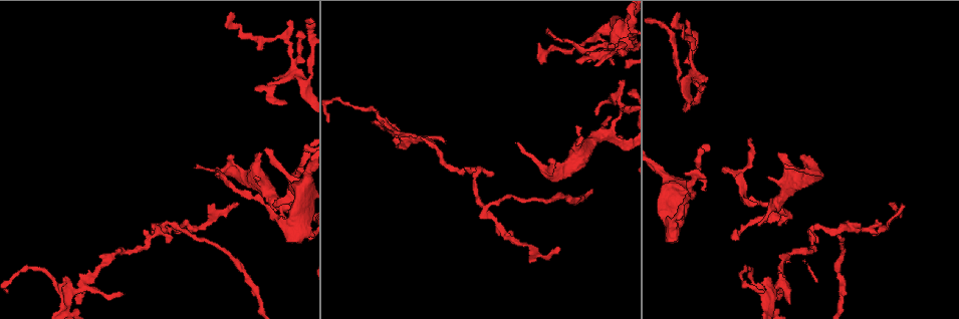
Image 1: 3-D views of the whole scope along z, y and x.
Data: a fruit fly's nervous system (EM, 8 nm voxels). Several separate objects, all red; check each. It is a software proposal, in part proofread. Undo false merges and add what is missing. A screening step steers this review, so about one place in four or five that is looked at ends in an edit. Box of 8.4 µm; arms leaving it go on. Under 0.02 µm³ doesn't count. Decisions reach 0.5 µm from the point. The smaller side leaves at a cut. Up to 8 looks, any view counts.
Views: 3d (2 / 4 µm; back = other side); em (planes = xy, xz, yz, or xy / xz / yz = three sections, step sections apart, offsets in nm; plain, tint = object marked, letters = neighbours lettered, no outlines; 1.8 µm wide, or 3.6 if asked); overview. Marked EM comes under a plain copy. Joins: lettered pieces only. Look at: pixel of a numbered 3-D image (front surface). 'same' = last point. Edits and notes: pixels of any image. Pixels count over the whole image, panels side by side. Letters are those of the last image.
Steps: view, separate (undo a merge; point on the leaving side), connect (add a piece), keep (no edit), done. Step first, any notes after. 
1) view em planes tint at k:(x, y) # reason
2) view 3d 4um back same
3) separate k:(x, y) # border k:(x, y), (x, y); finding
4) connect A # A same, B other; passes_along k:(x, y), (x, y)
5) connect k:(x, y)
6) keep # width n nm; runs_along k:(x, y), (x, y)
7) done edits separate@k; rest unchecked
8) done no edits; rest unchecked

view em planes tint at 1:(775, 205) # small branch off a trunk

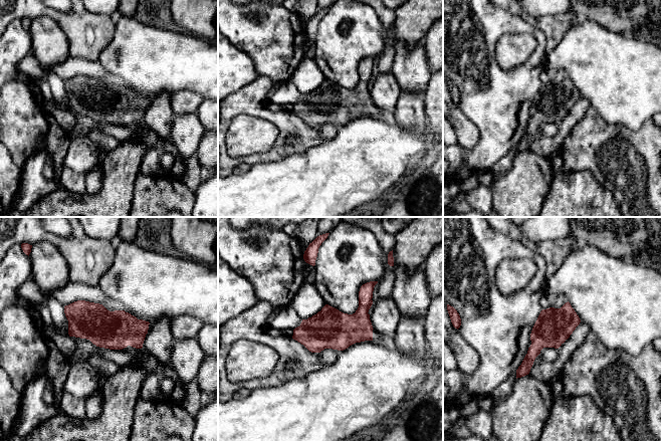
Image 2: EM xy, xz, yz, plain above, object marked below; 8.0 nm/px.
view em planes letters same # see the neighbours

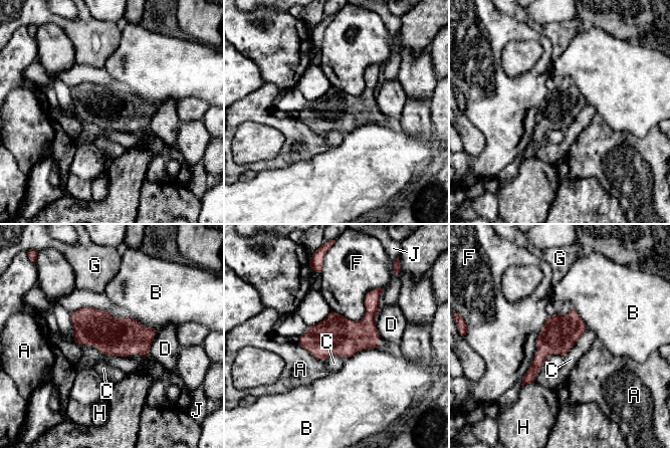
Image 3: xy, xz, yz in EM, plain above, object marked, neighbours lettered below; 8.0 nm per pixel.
keep # width 300 nm; A other, B other, C other, D other, F other, G other, H other, J other; border 3:(587, 328), (564, 356); one neuron here

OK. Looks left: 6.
view 3d 2um back at 1:(301, 171)

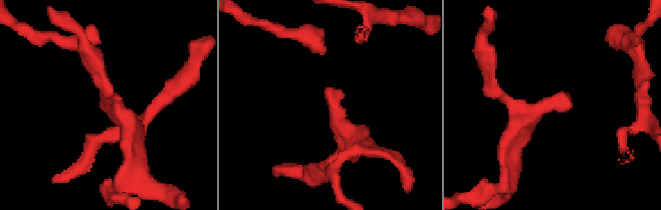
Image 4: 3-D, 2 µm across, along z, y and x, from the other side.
view em 3.6um xy step 8 letters at 4:(103, 104) # now the EM

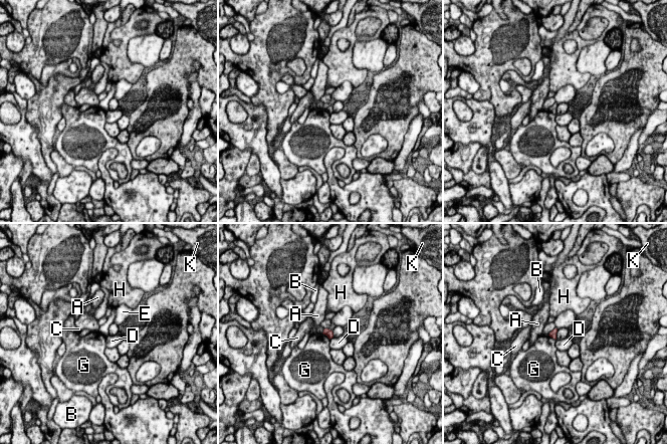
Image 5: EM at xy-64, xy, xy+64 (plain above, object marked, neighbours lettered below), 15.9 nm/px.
view em 3.6um planes letters same # cut it another way

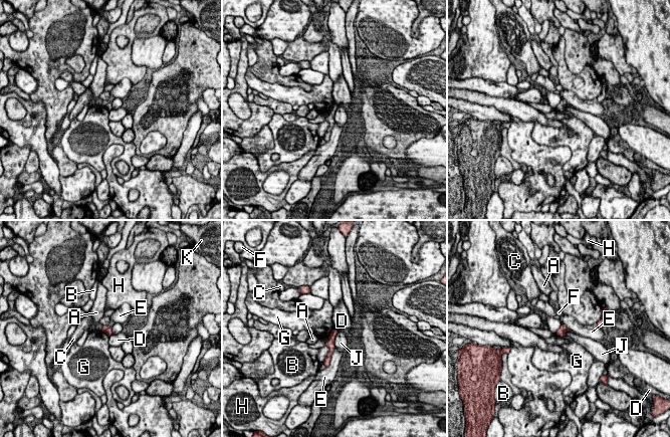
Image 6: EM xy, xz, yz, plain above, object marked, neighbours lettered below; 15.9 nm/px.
keep # A other, B other, C other, D other, E other, F other, G other, H other, J other, K other; runs_along 6:(334, 332), (326, 360); no lettered piece goes on from it

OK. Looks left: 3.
view em planes letters at 1:(687, 175) # thin end

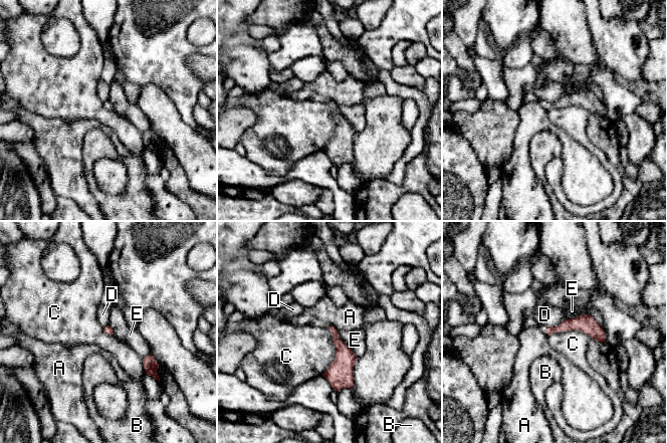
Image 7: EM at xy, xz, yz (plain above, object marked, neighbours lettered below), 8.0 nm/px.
keep # longest_contact C 380 nm; A other, B other, C other, D other, E other; border 7:(327, 327), (335, 360), (321, 374); none of them fits

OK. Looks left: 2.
view em 3.6um yz step 8 letters at 1:(552, 157) # branch stops here

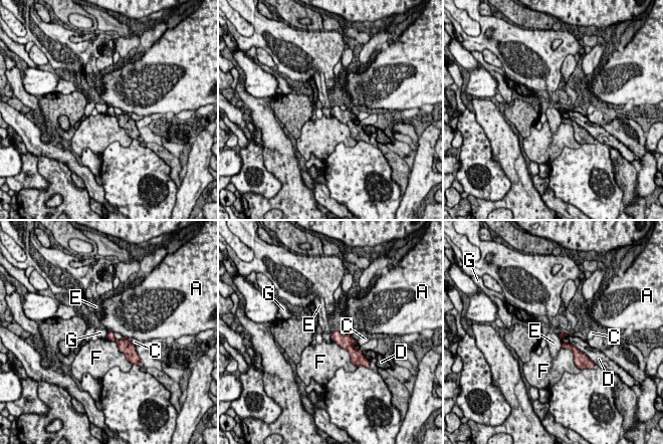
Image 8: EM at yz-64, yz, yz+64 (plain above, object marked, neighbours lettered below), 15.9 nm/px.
keep # longest_contact F 500 nm; A other, C other, D other, E other, F other, G other; no lettered piece goes on from it

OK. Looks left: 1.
done no edits; rest unchecked

